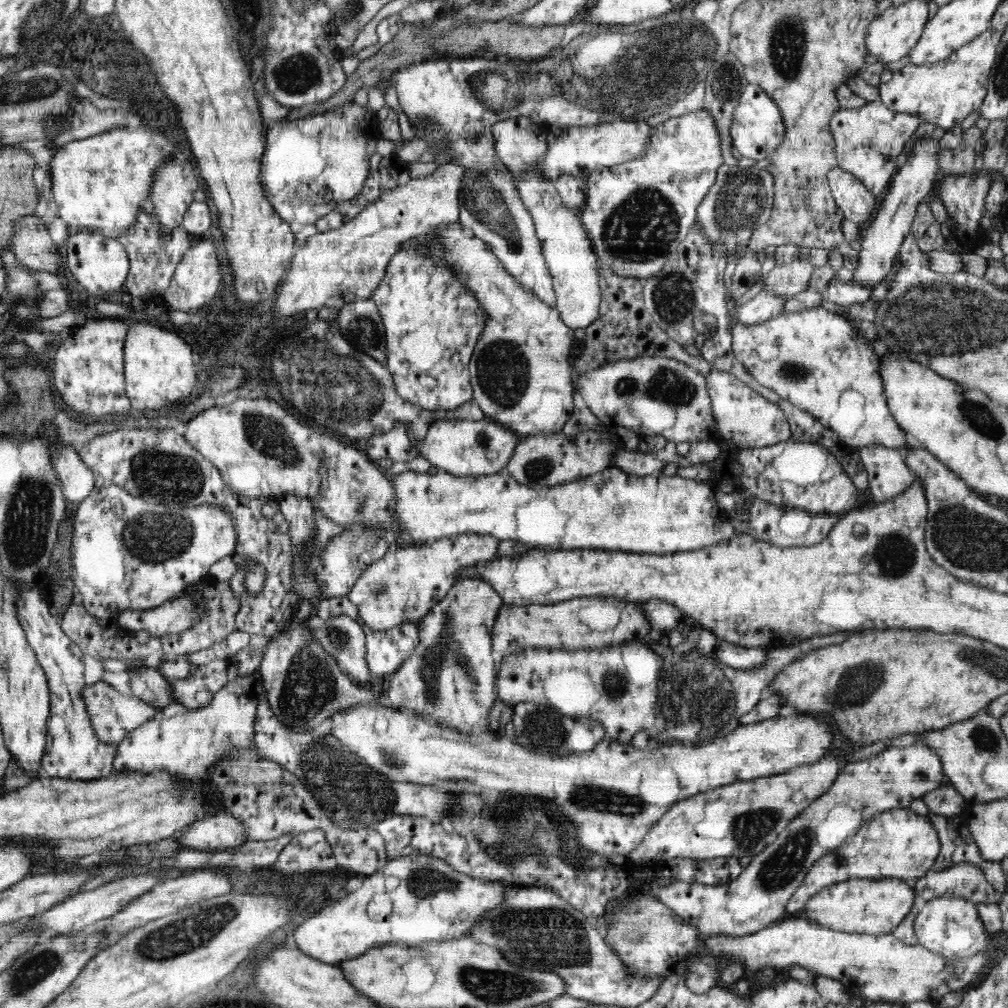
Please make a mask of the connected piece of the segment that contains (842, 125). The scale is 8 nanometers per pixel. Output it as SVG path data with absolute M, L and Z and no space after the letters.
M880 98L862 108L838 108L828 126L834 137L837 166L859 178L875 197L884 194L897 172L896 160L905 150L904 144L922 123L922 117L888 109Z

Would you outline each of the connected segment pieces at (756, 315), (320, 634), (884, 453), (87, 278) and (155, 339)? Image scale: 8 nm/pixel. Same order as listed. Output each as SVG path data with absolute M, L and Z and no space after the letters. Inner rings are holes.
M760 291L751 300L733 310L732 321L742 325L753 325L773 319L782 313L786 299L772 291Z
M316 613L305 618L305 623L310 637L317 641L321 648L337 662L343 674L354 678L363 685L370 685L372 675L368 665L366 665L366 636L359 622L356 622L352 617L348 617L348 615L342 614L336 615L335 618L325 622Z
M884 445L856 449L869 476L868 489L878 503L900 496L913 484L914 475L902 459L902 452Z
M80 232L69 235L66 247L68 266L84 290L90 294L101 295L114 293L124 286L129 273L129 256L119 239Z
M144 319L128 327L124 343L124 373L125 390L136 414L184 401L196 384L192 348L175 331L164 328L164 323Z

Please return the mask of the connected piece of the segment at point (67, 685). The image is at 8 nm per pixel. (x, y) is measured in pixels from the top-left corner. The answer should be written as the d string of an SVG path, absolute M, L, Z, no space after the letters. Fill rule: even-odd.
M24 585L17 592L16 614L29 645L34 649L38 663L48 677L50 691L50 716L46 732L46 752L42 756L44 775L68 780L98 780L113 772L116 754L112 744L104 744L95 737L95 732L85 709L81 690L84 688L83 652L62 631L60 619L50 614L50 608L37 587Z

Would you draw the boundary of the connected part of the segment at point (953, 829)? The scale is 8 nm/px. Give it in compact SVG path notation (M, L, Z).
M916 798L908 808L916 814L928 817L938 833L941 850L932 870L943 872L962 862L974 865L984 862L968 824L964 822L970 820L972 805L965 805L962 812L954 816L940 816L932 812L922 798Z

